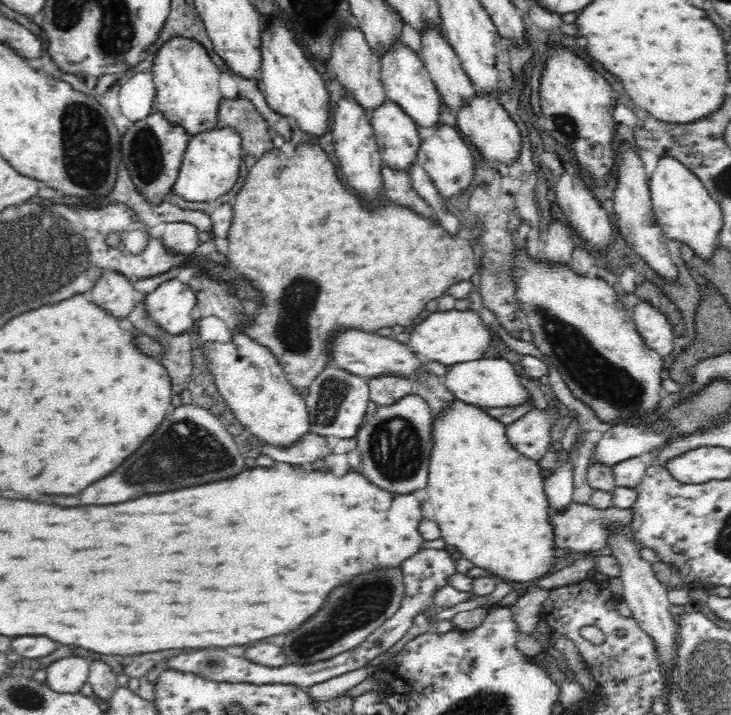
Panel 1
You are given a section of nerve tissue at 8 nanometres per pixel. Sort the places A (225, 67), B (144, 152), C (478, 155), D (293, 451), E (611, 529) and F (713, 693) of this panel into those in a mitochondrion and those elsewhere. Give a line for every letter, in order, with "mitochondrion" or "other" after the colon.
A: other
B: mitochondrion
C: other
D: other
E: other
F: mitochondrion

